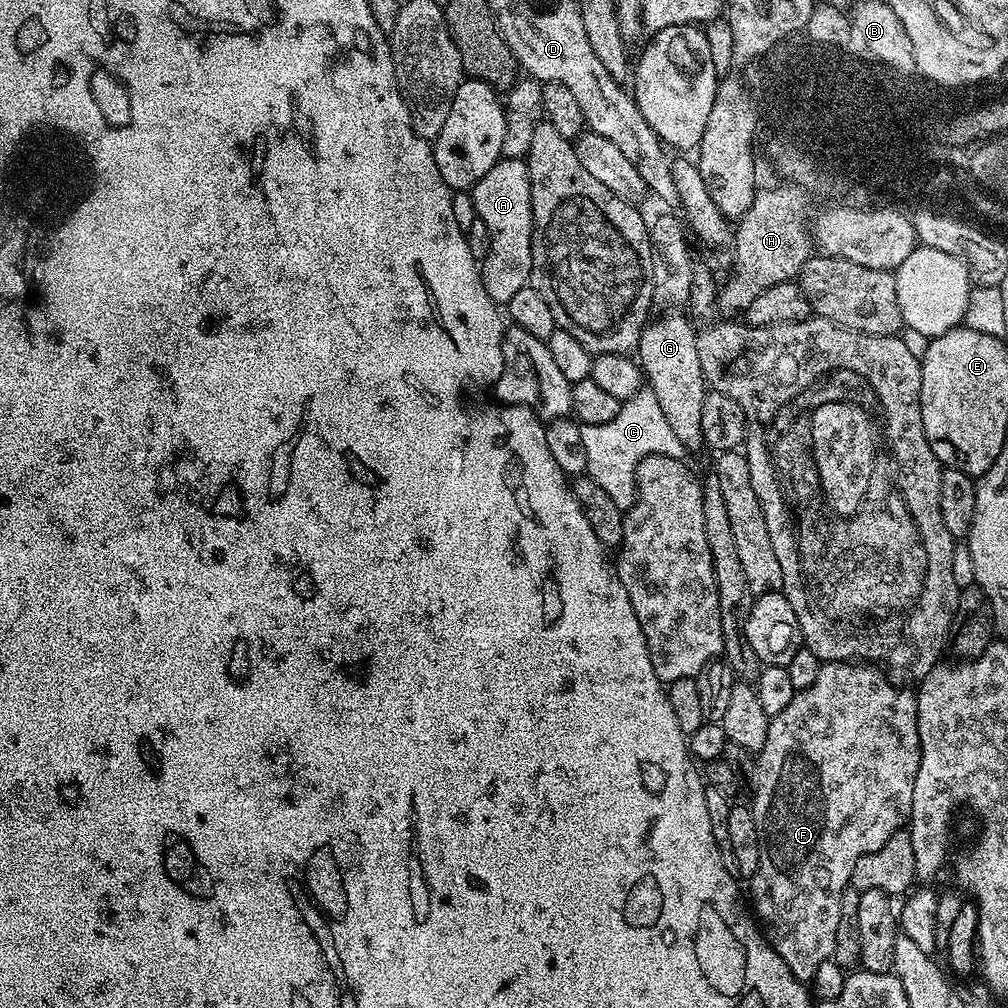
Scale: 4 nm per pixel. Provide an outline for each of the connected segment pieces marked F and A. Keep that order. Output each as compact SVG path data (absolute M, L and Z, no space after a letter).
M830 660L821 663L818 678L814 678L814 683L806 686L806 690L797 692L794 698L790 698L790 706L786 706L782 714L769 719L766 746L762 746L762 750L756 756L754 781L756 793L753 794L752 800L750 799L754 822L758 826L760 835L760 865L750 877L750 884L752 884L752 900L756 903L754 912L762 925L764 939L771 944L778 958L782 958L782 962L790 966L790 974L794 974L796 980L812 981L818 966L832 959L834 942L838 934L840 899L851 885L854 866L858 866L858 858L866 854L874 854L874 850L879 850L886 842L890 842L892 835L901 831L909 823L914 802L914 778L918 778L919 765L920 739L918 738L916 693L911 687L897 686L879 667L868 662Z
M502 158L477 184L473 184L471 189L472 201L476 207L476 218L486 222L486 230L490 238L490 246L486 258L480 264L480 281L486 286L486 294L497 306L507 306L510 298L518 294L518 290L529 287L532 279L532 232L534 218L532 217L532 199L530 198L530 170L523 159L509 160Z

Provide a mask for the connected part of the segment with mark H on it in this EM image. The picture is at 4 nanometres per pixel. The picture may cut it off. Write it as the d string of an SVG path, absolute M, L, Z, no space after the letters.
M789 182L780 187L784 188L761 187L735 225L730 245L732 273L724 289L718 292L719 307L736 312L732 314L743 313L750 302L762 294L762 290L770 290L770 286L778 282L795 281L804 263L813 255L813 237L809 225L804 225L808 216L808 200L804 197L803 187Z

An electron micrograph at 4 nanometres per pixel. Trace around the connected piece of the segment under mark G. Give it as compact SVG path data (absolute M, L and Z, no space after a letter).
M668 310L645 324L640 335L638 363L643 371L646 386L658 398L658 406L662 406L662 414L666 418L674 434L678 434L678 442L686 450L705 447L702 434L702 402L706 395L706 381L702 374L702 362L698 362L698 346L696 345L697 329L692 328L690 321L680 310Z

